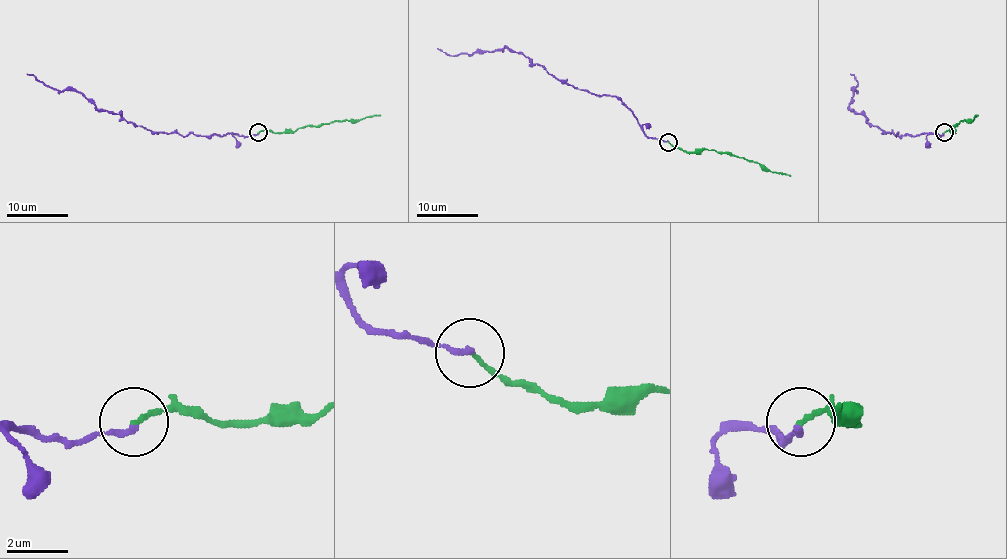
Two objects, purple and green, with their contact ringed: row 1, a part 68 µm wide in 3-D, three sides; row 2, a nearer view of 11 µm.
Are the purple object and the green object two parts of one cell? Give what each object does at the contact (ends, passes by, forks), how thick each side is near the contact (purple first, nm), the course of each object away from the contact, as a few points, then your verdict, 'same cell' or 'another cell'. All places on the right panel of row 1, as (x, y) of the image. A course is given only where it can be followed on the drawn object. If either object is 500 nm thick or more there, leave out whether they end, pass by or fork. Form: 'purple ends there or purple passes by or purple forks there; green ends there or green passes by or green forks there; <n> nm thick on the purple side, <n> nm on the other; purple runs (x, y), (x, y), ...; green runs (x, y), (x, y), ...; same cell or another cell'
purple ends there; green ends there; 200 nm thick on the purple side, 150 nm on the other; purple runs (943, 133), (896, 136), (866, 122), (850, 108), (857, 85), (850, 73); green runs (943, 133), (948, 130), (954, 133), (951, 131), (954, 125), (962, 120), (972, 120), (978, 114); same cell

